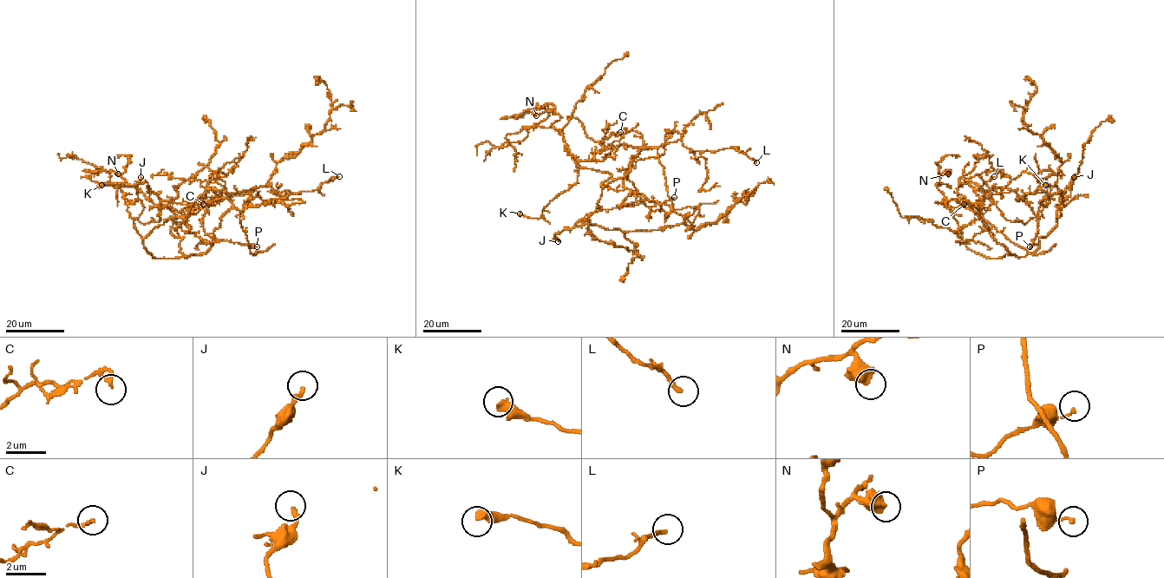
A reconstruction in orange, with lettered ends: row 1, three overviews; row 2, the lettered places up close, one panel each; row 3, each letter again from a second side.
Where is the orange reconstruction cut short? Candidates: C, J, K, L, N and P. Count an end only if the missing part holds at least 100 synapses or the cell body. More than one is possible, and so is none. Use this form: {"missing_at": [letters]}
{"missing_at": []}

